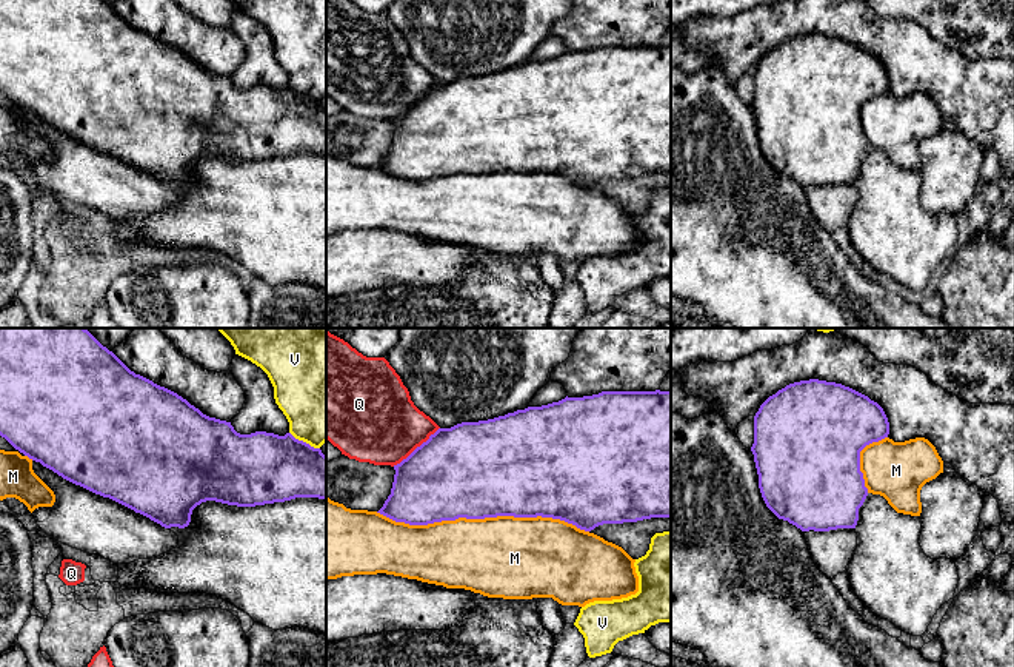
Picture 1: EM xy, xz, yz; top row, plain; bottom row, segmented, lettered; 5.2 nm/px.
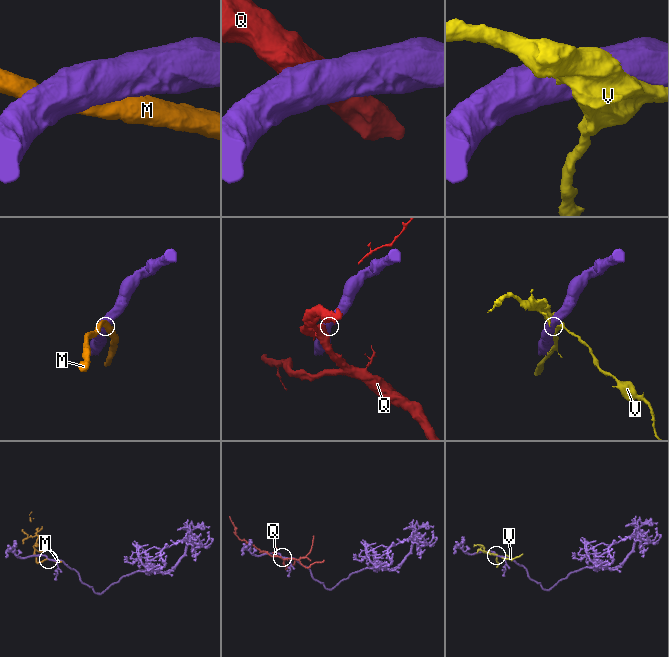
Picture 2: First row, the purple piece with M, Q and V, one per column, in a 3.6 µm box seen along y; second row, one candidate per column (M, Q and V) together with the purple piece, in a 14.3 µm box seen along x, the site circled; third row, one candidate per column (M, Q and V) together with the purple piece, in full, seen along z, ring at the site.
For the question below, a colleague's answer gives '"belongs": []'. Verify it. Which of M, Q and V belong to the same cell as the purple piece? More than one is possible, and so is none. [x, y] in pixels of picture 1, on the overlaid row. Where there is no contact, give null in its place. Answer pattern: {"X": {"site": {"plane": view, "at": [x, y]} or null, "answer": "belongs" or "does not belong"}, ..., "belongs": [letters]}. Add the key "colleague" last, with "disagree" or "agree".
{"M": {"site": {"plane": "xz", "at": [482, 518]}, "answer": "does not belong"}, "Q": {"site": {"plane": "xz", "at": [417, 447]}, "answer": "does not belong"}, "V": {"site": {"plane": "xy", "at": [305, 442]}, "answer": "does not belong"}, "belongs": [], "colleague": "agree"}

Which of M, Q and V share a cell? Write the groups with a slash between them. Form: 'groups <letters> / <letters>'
groups M / Q / V

